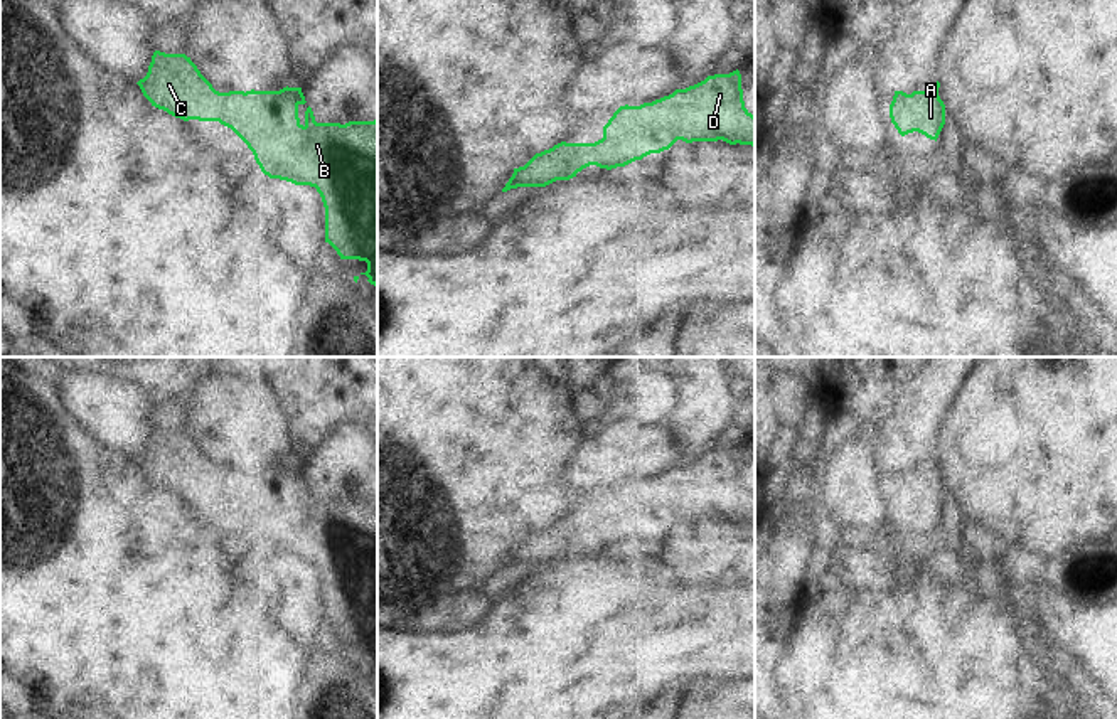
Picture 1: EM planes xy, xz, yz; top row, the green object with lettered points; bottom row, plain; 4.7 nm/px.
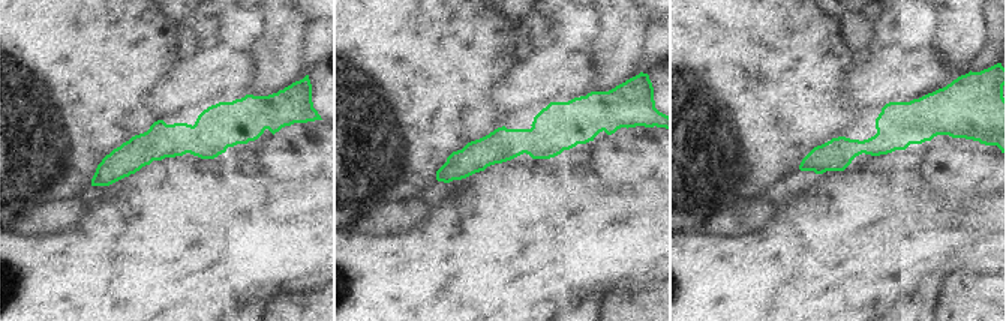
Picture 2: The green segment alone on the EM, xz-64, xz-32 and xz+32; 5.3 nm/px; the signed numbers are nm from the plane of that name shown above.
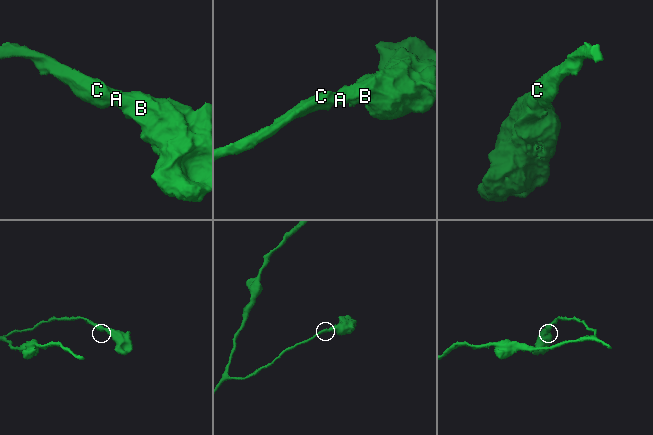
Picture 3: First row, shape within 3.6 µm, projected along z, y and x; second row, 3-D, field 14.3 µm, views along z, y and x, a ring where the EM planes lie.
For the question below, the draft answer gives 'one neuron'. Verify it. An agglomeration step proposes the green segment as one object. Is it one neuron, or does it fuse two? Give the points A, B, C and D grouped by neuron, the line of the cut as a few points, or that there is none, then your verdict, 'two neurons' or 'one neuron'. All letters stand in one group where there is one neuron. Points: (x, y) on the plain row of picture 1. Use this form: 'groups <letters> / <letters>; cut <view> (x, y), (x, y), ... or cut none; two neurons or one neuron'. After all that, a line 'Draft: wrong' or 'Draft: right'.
groups A B C D; cut none; one neuron
Draft: right

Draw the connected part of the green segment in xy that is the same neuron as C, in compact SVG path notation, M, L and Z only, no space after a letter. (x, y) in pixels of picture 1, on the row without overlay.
M155 428L148 450L136 460L152 483L167 488L184 498L219 498L231 505L253 529L261 549L270 556L280 556L295 562L315 564L325 584L325 620L340 636L359 636L367 640L366 652L377 667L377 497L317 500L312 485L305 488L305 500L300 500L298 483L305 482L302 465L283 465L280 468L229 468L219 470L200 451L197 443L185 431L165 431Z

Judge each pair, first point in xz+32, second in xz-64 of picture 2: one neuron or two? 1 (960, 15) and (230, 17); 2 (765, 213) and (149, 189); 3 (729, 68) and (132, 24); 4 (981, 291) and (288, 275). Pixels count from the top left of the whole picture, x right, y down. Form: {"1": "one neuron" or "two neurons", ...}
{"1": "two neurons", "2": "two neurons", "3": "one neuron", "4": "two neurons"}

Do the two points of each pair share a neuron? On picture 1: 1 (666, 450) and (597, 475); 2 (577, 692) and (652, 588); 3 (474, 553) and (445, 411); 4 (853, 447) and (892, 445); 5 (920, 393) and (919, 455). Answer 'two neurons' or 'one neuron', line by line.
1: one neuron
2: one neuron
3: one neuron
4: two neurons
5: one neuron

